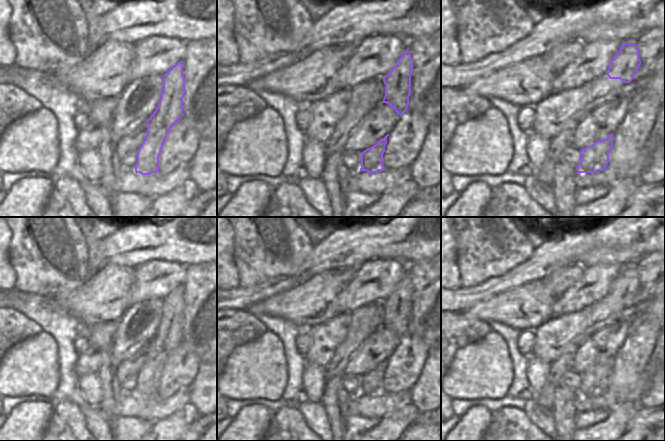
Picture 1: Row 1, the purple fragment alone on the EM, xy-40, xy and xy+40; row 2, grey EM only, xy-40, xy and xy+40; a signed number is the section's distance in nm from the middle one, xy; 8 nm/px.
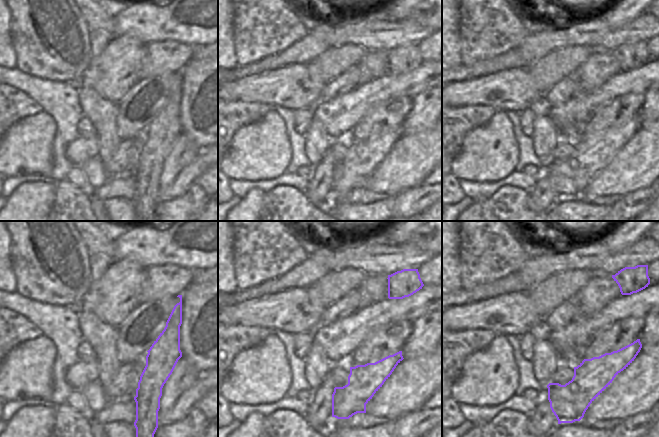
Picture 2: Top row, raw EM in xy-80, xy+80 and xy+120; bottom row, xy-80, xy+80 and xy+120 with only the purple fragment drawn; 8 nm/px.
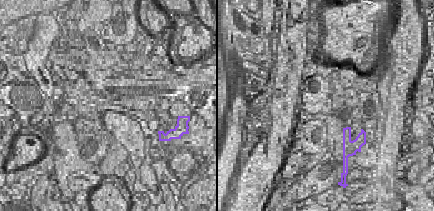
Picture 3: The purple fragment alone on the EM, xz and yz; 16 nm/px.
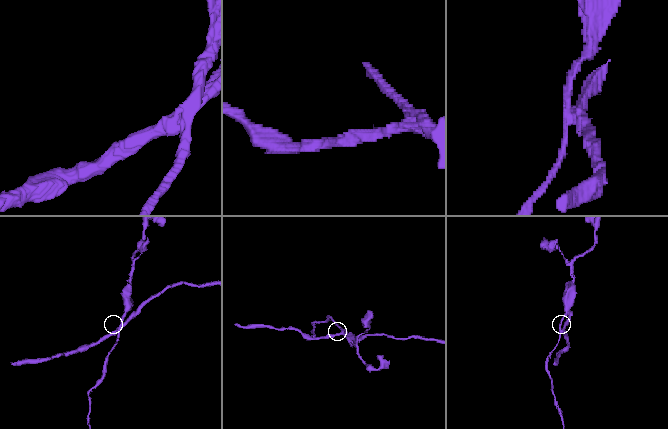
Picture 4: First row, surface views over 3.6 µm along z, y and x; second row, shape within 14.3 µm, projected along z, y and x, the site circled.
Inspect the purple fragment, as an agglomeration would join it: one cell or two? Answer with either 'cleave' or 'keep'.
cleave

